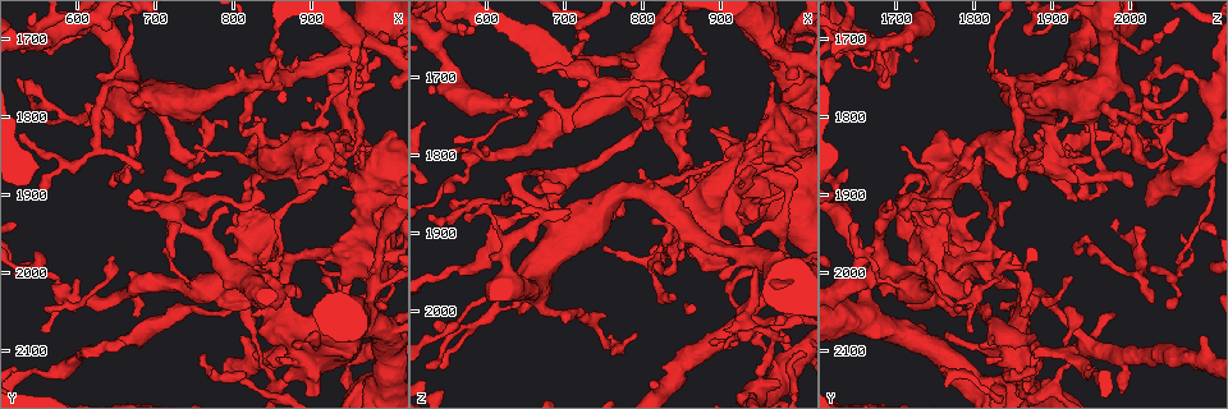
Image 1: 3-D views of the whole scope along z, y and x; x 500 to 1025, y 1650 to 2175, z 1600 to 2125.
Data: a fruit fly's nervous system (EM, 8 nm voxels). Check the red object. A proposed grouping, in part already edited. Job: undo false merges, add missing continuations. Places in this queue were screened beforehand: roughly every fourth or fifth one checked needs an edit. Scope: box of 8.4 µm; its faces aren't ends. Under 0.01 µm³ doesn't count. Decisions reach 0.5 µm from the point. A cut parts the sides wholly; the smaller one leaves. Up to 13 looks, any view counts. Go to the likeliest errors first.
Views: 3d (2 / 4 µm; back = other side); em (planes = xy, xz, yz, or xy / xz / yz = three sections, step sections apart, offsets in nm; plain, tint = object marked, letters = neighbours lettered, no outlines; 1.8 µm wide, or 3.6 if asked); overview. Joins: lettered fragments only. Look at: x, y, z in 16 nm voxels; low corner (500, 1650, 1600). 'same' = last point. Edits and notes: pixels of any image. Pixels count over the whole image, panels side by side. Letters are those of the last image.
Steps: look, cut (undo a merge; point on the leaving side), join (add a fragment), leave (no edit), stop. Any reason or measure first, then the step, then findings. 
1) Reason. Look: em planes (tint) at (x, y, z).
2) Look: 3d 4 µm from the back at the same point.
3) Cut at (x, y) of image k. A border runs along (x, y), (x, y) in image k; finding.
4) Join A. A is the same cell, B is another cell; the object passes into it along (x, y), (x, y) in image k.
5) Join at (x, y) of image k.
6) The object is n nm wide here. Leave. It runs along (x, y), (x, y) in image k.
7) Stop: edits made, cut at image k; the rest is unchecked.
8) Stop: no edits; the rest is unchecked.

Sudden change in width. Look: 3d 4 µm at (680, 1820, 1955).

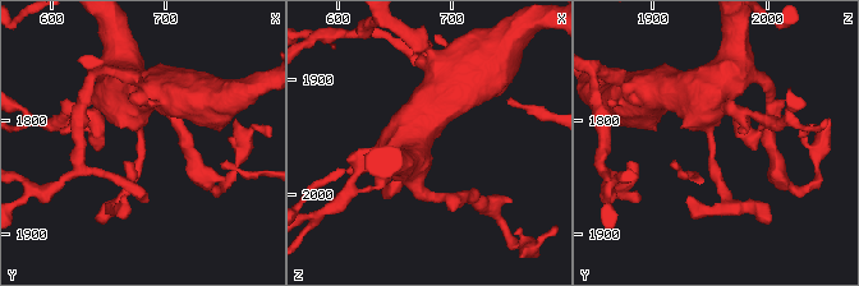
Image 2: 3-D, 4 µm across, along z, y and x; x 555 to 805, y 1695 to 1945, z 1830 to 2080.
Look: em 3.6 µm planes (plain) at (674, 1824, 1954).

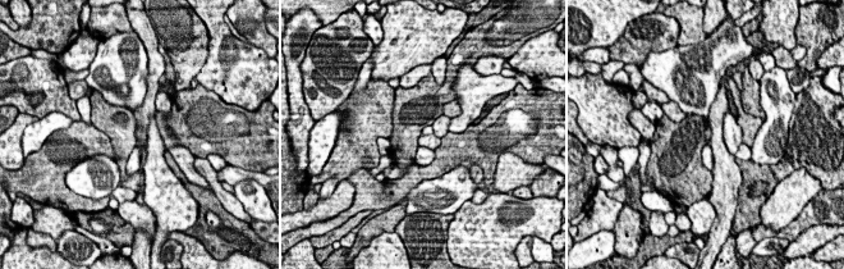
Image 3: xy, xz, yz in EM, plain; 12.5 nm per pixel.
What lies round it. Look: em 3.6 µm planes (letters) at the same point.

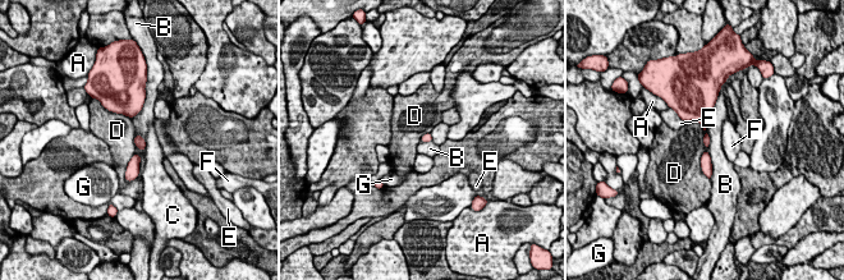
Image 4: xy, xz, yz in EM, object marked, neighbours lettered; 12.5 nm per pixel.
The longest contact is with D, 800 nm. Leave. A, B, C, D, E, F and G are other cells; a border runs along (686, 122), (706, 132), (709, 179) in image 4; continuous, no second neuron.

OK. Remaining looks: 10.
Thin arm on a thick one. Look: em 3.6 µm planes (tint) at (840, 1835, 1900).

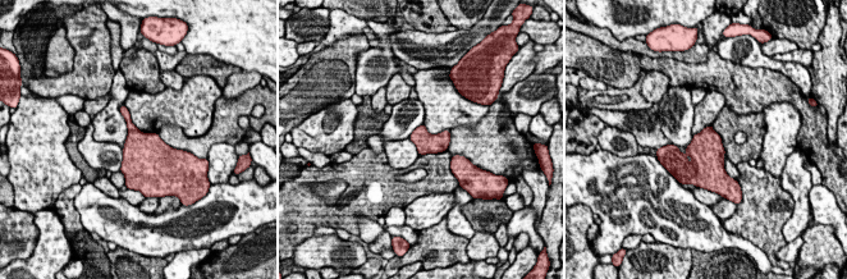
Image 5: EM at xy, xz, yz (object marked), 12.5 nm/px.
Look: em 3.6 µm planes (letters) at the same point.

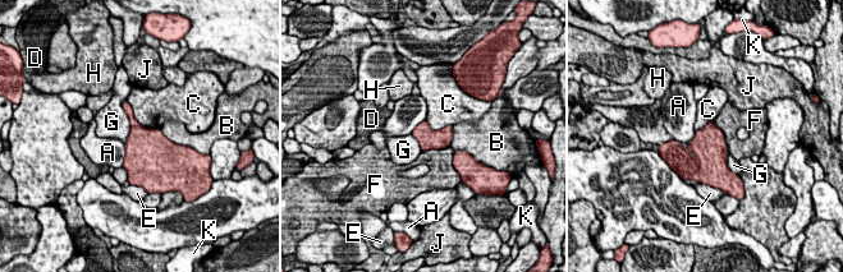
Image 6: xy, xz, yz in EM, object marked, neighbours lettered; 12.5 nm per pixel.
Leave. A, B, C, D, E, F, G, H, J and K are other cells; a border runs along (124, 100), (129, 124), (126, 143) in image 6; one neuron here.

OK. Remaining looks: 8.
Three-way junction. Look: em planes (tint) at (950, 1725, 1930).

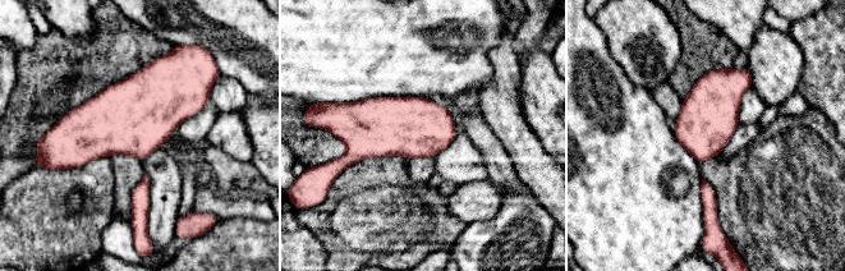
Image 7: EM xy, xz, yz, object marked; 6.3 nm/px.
Look: em planes (letters) at the same point.

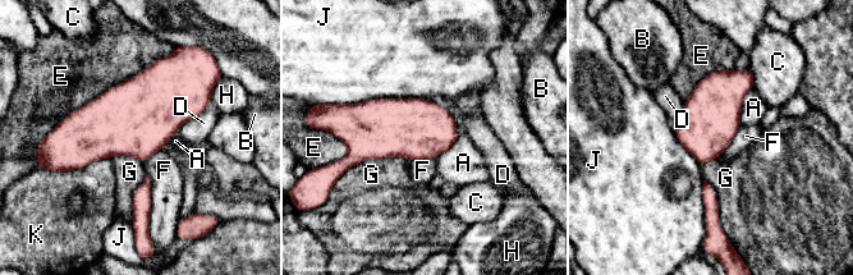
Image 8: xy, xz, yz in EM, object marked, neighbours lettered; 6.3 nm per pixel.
Leave. A, B, C, D, E, F, G, H, J and K are other cells; a border runs along (147, 174), (151, 195), (150, 223) in image 8; one neuron here.

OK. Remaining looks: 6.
Free end. Look: em planes (letters) at (645, 1980, 1735).

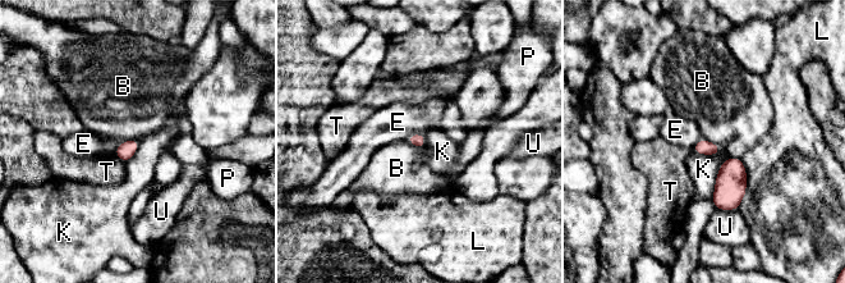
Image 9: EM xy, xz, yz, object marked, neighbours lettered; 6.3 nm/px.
The longest contact is with L, 320 nm. Leave. B, E, K, L, P, T and U are other cells; a border runs along (138, 140), (124, 140), (114, 154) in image 9; no lettered fragment goes on from it.

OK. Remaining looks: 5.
An open end. Look: em planes (letters) at (555, 1890, 1860).

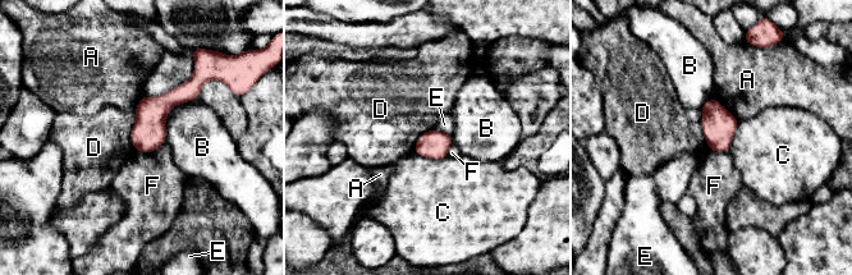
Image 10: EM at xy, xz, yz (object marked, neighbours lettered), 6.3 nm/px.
Leave. A, B, C, D, E and F are other cells; none of them fits.

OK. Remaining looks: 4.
Stop: no edits; the rest is unchecked.

